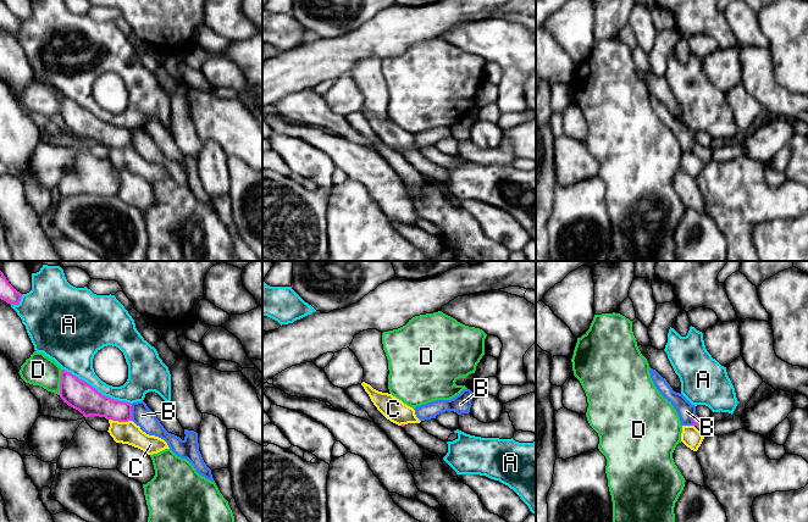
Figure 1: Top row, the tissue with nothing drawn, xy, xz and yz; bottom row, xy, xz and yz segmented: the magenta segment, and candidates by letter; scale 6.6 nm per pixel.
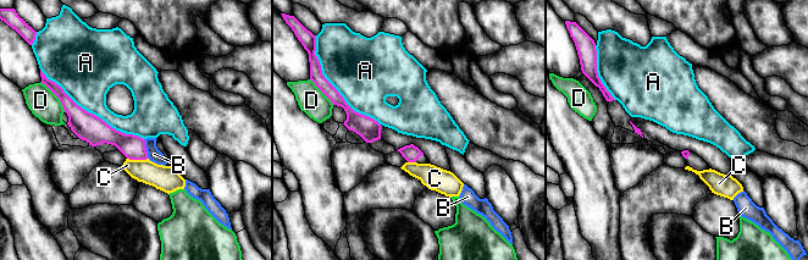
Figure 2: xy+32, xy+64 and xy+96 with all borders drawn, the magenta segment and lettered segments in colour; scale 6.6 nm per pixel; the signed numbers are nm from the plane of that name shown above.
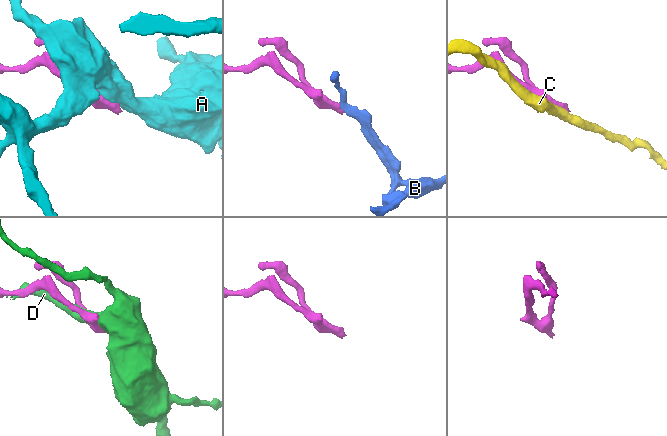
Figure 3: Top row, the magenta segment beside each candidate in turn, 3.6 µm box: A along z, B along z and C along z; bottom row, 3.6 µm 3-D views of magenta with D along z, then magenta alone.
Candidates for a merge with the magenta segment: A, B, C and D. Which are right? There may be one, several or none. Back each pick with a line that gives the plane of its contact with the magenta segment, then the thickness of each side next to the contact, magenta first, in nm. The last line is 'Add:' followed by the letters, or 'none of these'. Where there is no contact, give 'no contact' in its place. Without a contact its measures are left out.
Add: none of these

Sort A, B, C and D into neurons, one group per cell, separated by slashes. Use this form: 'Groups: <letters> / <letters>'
Groups: A / B / C / D

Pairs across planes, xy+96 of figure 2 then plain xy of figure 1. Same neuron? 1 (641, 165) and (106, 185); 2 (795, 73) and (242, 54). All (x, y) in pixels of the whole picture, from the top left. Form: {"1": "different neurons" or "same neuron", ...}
{"1": "different neurons", "2": "same neuron"}

